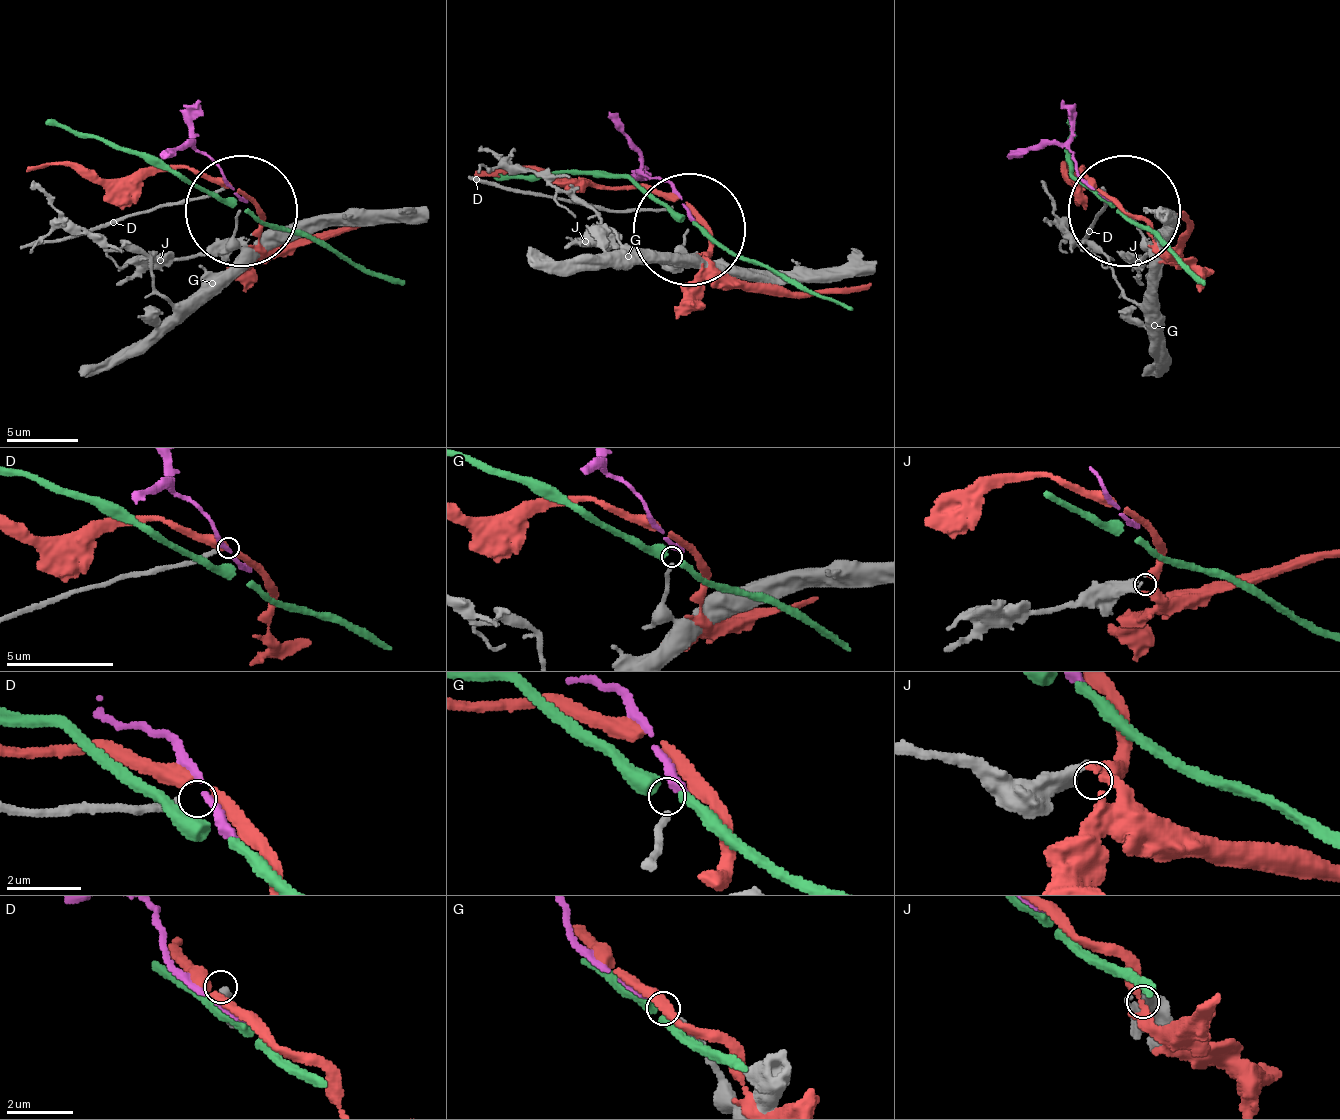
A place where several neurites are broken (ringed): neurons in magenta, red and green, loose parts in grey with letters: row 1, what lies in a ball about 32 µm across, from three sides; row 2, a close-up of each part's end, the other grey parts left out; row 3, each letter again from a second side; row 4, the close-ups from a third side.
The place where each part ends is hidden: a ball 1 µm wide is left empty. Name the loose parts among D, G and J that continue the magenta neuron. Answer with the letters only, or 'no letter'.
G

